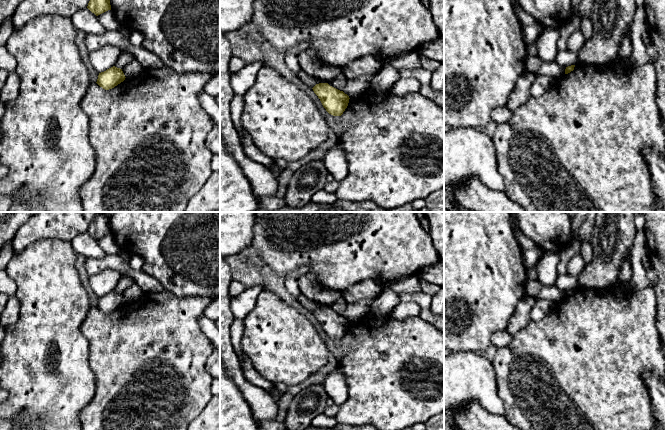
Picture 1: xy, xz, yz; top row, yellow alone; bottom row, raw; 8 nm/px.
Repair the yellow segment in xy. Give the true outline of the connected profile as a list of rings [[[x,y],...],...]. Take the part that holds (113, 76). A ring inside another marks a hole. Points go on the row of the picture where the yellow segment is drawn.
[[[115,66],[99,73],[97,84],[105,90],[109,90],[125,80],[125,75],[122,69]]]

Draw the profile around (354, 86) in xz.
[[[374,75],[347,79],[347,83],[343,89],[343,92],[348,96],[355,96],[362,94],[370,86],[373,77]]]

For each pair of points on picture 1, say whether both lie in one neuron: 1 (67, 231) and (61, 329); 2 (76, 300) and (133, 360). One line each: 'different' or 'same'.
1: different
2: different

